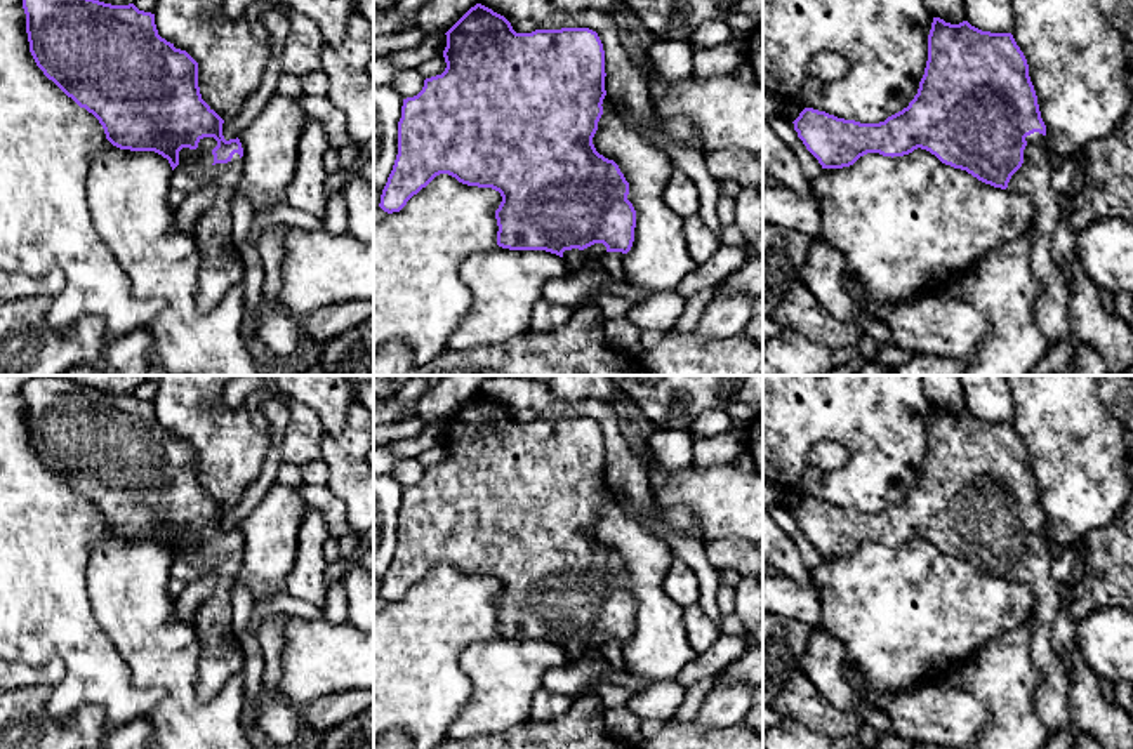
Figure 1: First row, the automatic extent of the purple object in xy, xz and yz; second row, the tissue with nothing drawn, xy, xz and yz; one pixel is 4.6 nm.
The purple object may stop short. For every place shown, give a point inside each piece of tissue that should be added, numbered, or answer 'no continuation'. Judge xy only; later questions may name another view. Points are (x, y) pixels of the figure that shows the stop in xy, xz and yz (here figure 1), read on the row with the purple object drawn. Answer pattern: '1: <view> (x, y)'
1: xy (221, 266)

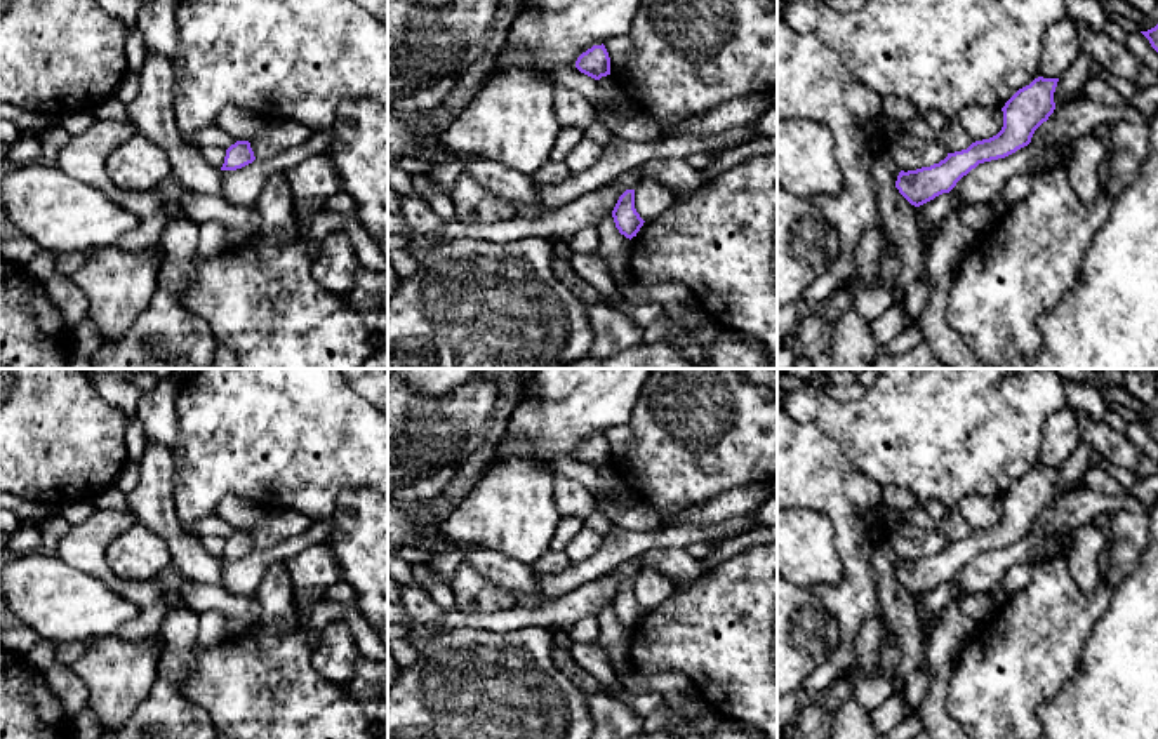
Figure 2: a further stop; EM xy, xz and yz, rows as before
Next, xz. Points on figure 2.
no continuation

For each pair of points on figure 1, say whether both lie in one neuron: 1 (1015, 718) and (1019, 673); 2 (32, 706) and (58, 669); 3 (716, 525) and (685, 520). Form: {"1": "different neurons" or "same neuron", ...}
{"1": "same neuron", "2": "different neurons", "3": "different neurons"}

